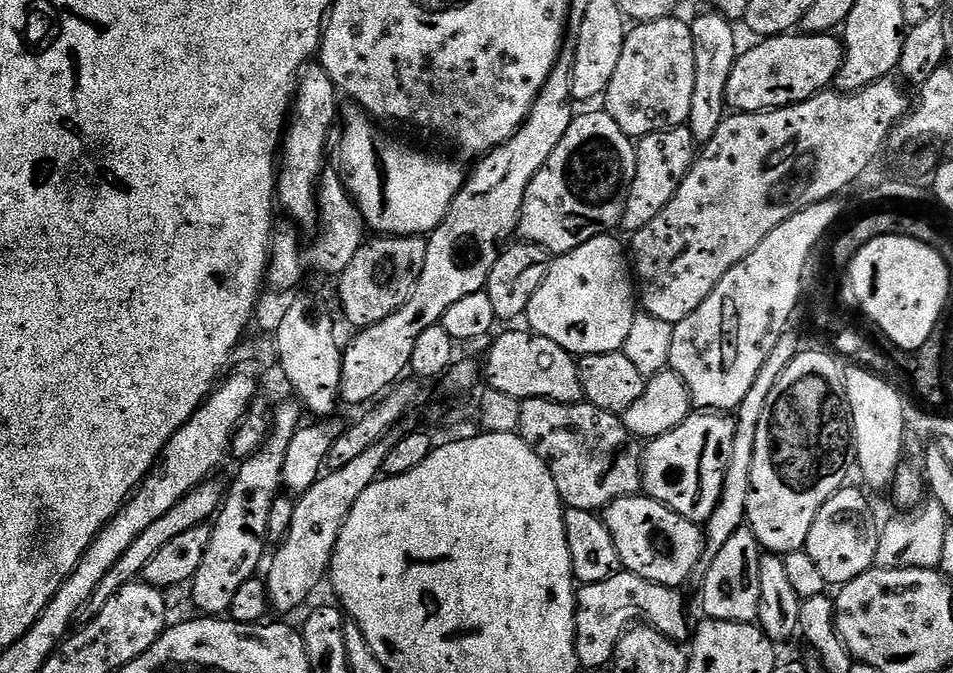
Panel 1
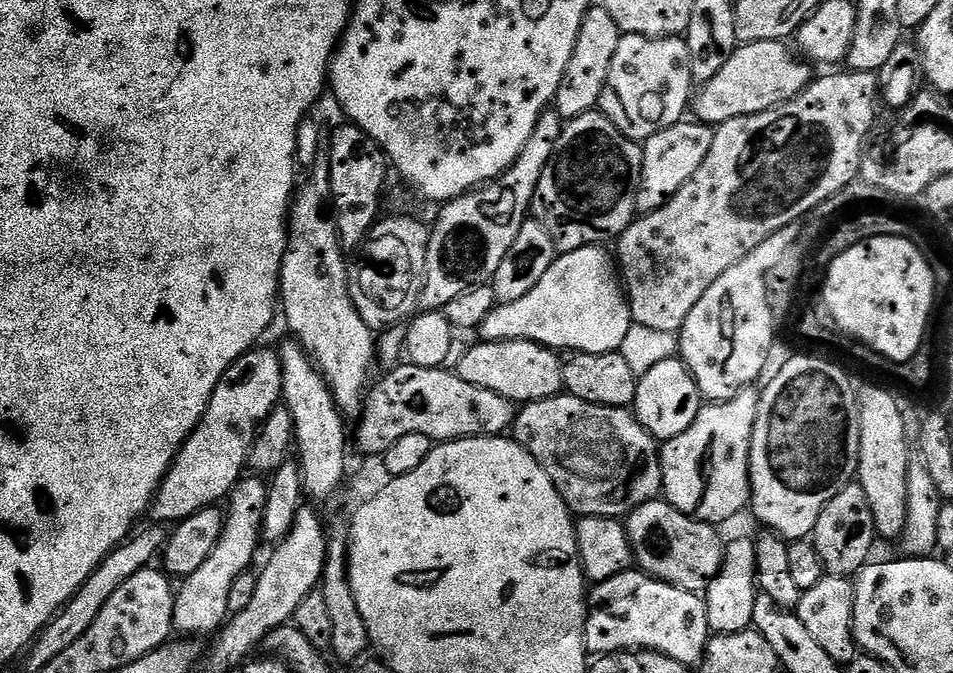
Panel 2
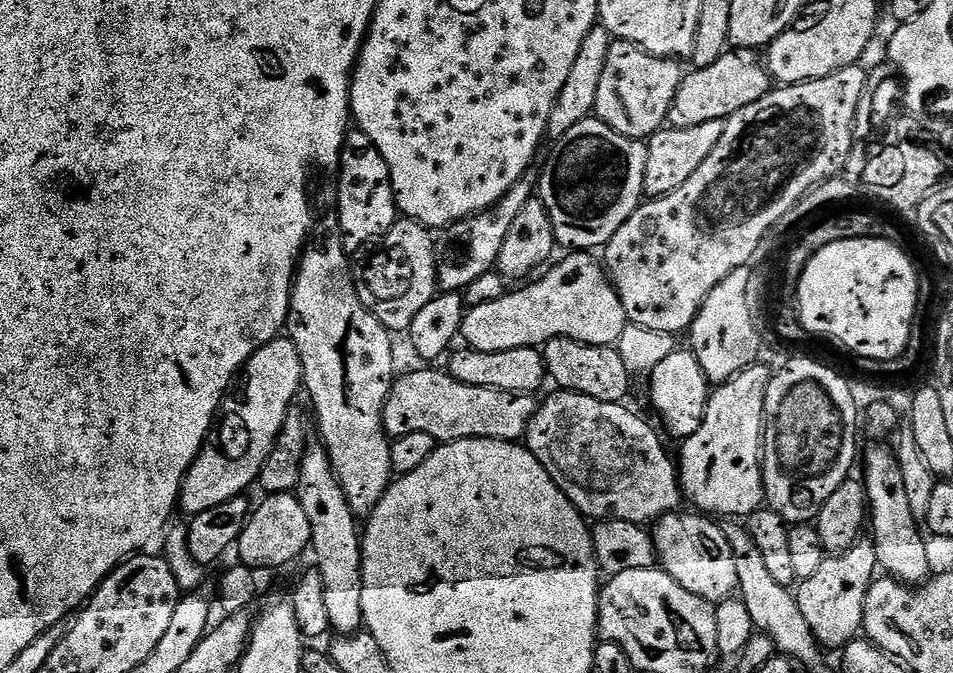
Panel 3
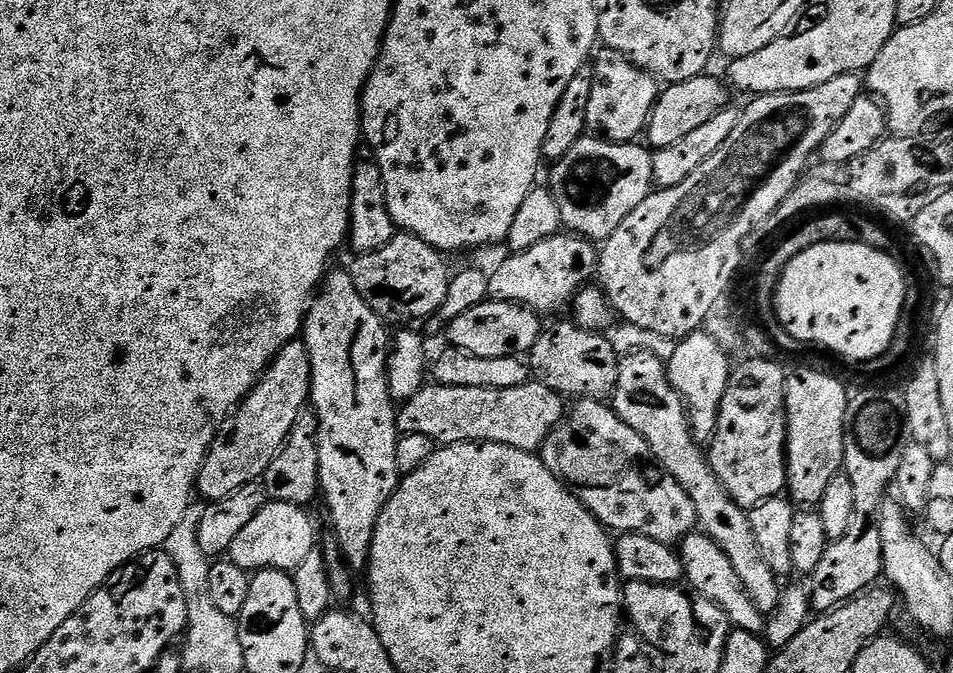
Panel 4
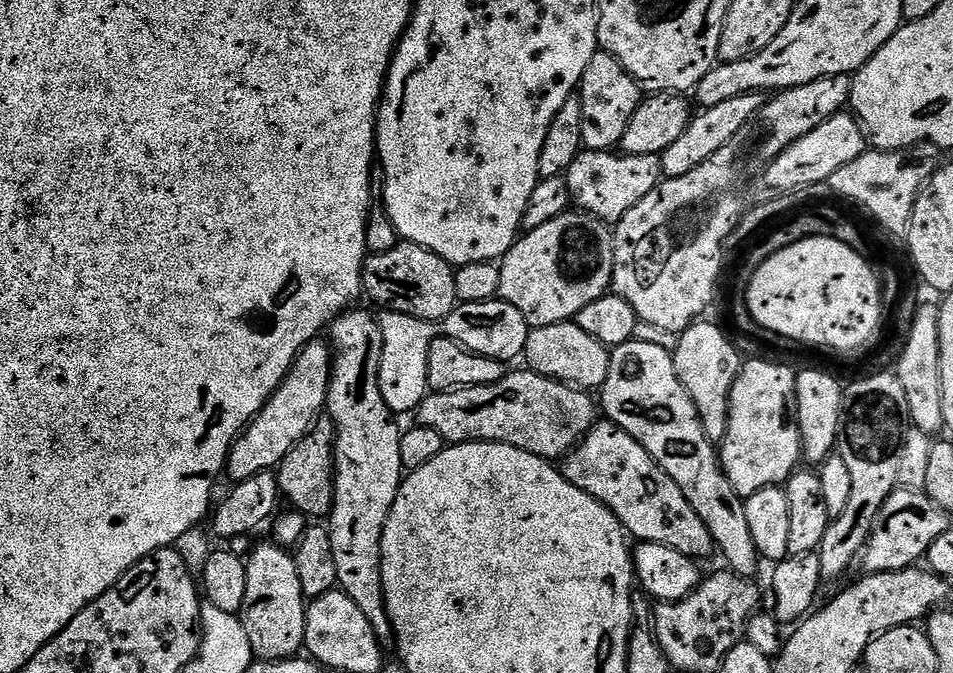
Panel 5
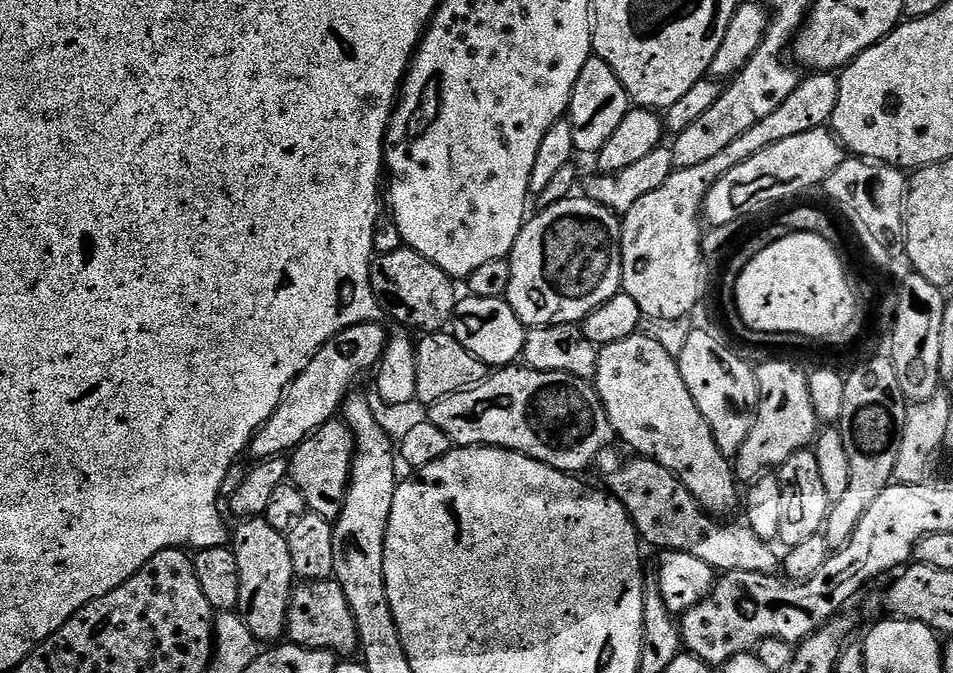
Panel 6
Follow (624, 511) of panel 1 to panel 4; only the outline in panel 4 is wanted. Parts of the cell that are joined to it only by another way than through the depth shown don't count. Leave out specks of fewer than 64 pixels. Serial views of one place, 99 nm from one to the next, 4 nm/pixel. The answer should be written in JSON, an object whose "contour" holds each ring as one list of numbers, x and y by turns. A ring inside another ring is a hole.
{"contour":[[694,530,680,541,678,551,684,567,683,579,691,591,710,598,710,602,717,604,728,615,729,625,733,629,763,633,765,613,760,612,758,606,754,606,754,601,750,599,750,594,746,594,742,578,738,578,734,565,731,564,730,558,726,558,726,554,722,554,722,546,718,546,718,542,711,540,705,532]]}

